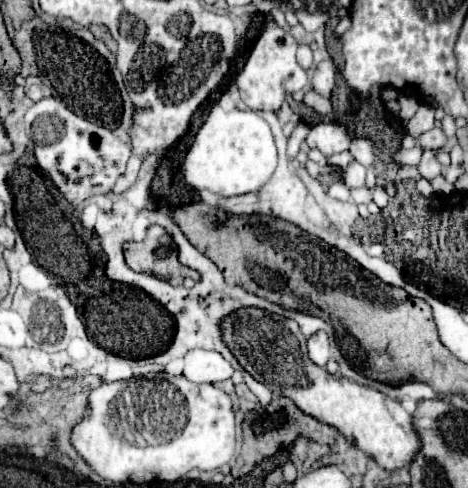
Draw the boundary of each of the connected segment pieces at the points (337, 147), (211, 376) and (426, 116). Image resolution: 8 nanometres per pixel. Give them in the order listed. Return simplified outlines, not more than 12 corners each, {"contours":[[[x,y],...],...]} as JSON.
{"contours":[[[340,122],[316,124],[310,148],[324,156],[350,148],[350,134]],[[204,350],[204,364],[192,364],[184,376],[196,384],[228,380],[234,368]],[[420,104],[406,132],[418,140],[434,128],[434,108]]]}

